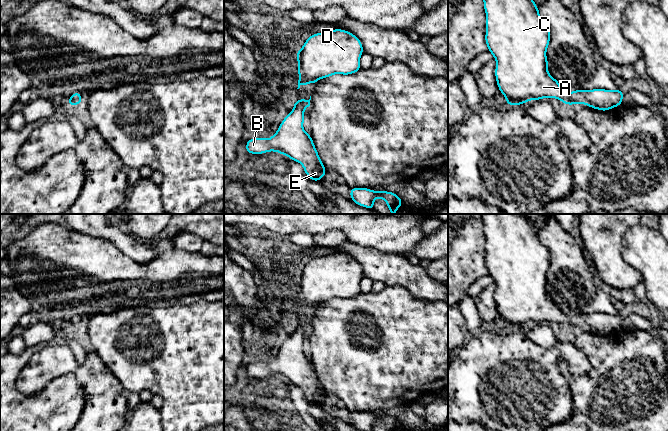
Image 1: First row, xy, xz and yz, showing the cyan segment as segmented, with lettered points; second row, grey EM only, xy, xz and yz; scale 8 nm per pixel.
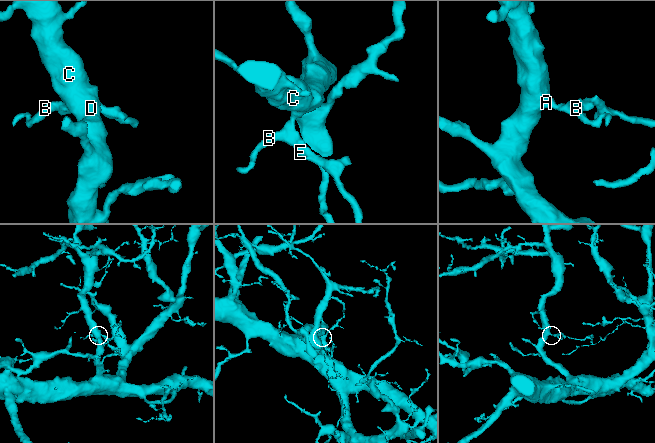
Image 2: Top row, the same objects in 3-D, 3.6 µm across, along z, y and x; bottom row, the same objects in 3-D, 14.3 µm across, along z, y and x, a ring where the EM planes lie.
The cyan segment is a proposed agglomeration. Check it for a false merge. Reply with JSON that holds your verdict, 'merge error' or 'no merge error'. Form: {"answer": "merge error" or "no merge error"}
{"answer": "no merge error"}

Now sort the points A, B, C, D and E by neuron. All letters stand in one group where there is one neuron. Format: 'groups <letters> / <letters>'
groups A B C D E

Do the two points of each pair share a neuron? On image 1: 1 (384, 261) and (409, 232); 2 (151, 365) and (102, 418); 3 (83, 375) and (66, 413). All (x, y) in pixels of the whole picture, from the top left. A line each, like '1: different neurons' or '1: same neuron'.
1: different neurons
2: different neurons
3: different neurons

